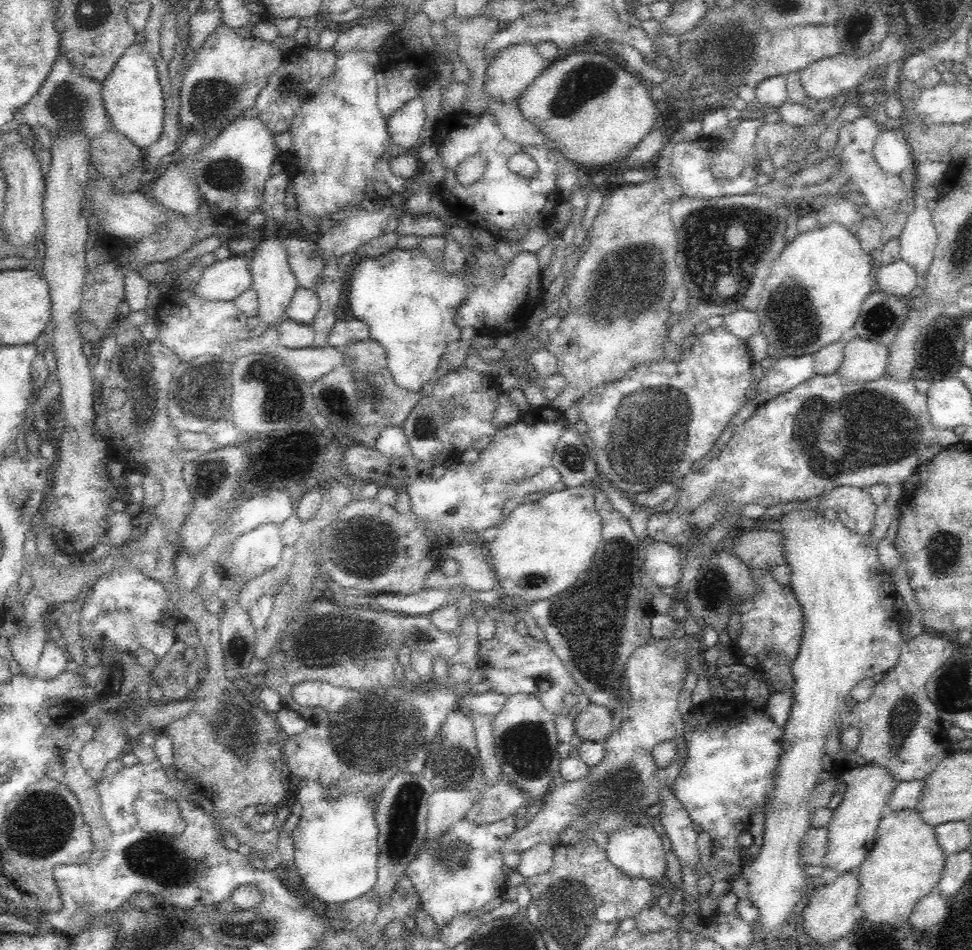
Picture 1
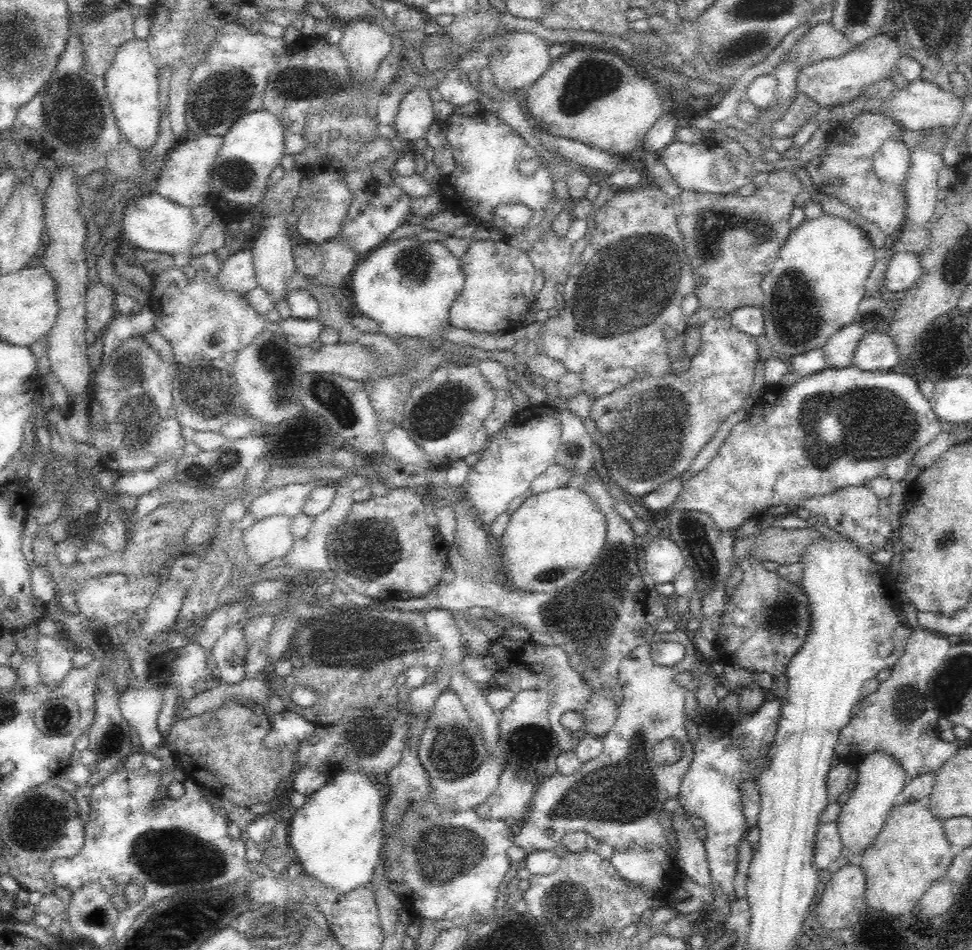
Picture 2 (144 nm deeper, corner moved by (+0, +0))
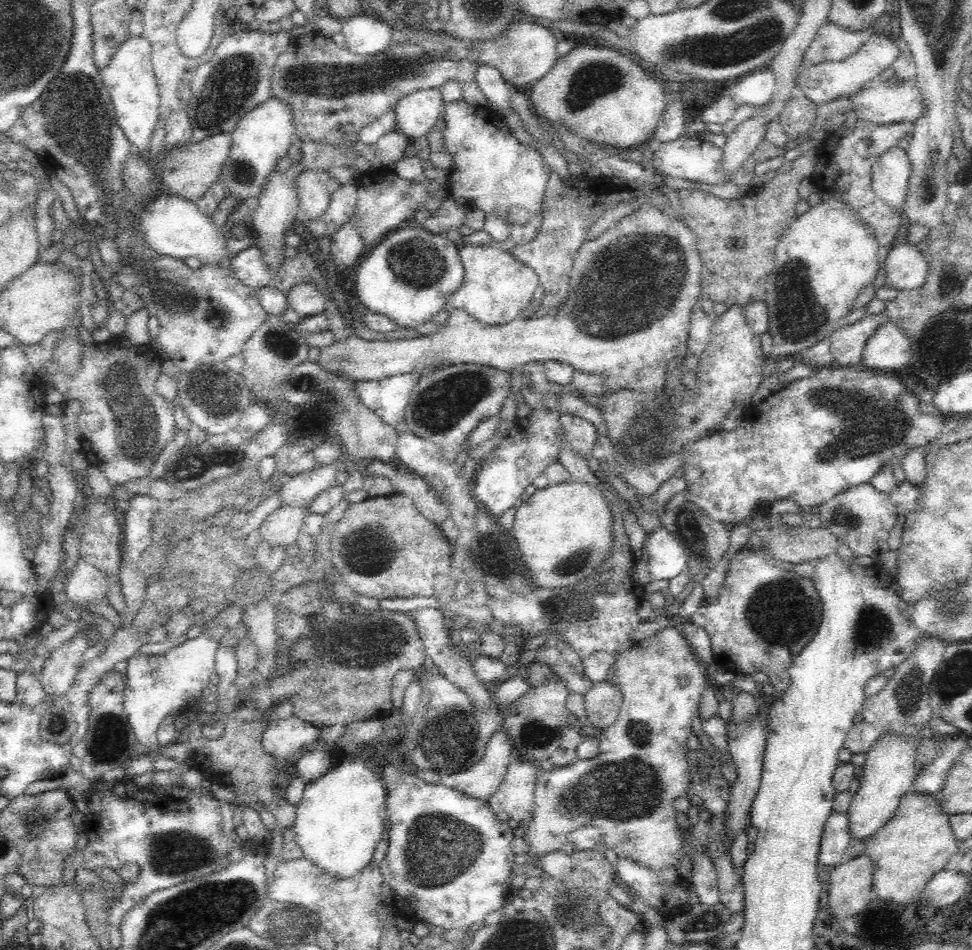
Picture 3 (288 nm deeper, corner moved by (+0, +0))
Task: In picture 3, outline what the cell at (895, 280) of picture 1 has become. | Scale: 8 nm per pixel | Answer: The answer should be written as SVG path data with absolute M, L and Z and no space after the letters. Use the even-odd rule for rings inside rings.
M898 242L890 250L888 258L884 258L884 260L886 260L884 270L886 270L886 278L888 278L884 286L898 290L898 292L908 292L908 294L912 294L914 290L924 286L930 268L928 268L922 252L916 246Z

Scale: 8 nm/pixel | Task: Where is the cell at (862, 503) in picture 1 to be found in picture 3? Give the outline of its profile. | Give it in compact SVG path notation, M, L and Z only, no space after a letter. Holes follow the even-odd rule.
M862 484L862 486L854 486L844 490L842 494L836 494L834 498L830 498L828 502L824 502L822 506L812 510L814 516L820 518L820 528L830 530L838 540L842 540L842 546L848 546L854 556L882 556L884 552L888 552L888 532L894 528L896 518L900 516L896 504L892 502L890 494L880 492L870 484Z

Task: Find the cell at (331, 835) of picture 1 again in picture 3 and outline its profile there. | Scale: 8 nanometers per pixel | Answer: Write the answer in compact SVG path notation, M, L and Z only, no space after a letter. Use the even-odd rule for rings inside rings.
M326 750L304 752L304 756L296 764L296 774L306 784L304 796L298 802L298 814L294 822L294 840L304 852L304 858L320 866L326 874L334 878L356 878L370 862L374 862L374 848L382 840L384 820L388 820L388 790L380 778L380 770L376 764L368 760L354 758L350 762L342 762L332 766L332 754Z

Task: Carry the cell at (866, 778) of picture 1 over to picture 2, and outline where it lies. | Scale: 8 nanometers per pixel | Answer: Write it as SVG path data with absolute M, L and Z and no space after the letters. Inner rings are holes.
M874 752L868 754L864 760L858 762L858 780L852 790L850 800L842 806L840 818L838 818L838 832L840 832L840 842L842 842L842 856L850 858L854 854L864 854L874 840L880 836L884 824L888 822L890 810L898 804L898 798L902 794L902 788L906 786L908 778L902 766L884 752Z

